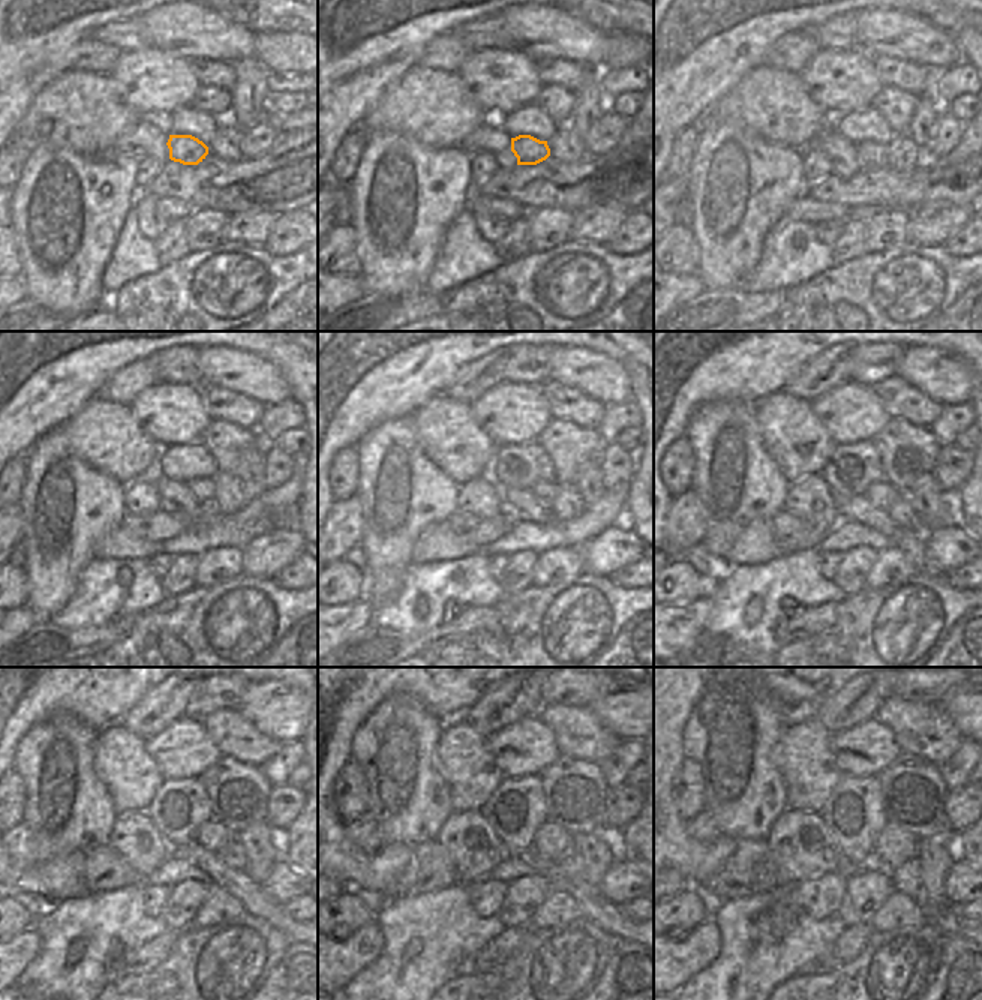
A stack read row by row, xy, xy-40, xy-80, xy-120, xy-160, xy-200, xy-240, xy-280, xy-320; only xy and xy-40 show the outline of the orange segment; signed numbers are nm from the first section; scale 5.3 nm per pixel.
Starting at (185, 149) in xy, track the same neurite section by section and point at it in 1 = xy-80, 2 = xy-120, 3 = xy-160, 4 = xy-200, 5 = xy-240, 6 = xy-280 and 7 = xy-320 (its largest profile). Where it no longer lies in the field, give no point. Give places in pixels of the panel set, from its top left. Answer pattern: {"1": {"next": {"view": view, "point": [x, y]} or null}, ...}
{"1": {"next": {"view": "xy-80", "point": [871, 156]}}, "2": {"next": {"view": "xy-120", "point": [203, 489]}}, "3": {"next": {"view": "xy-160", "point": [543, 491]}}, "4": {"next": {"view": "xy-200", "point": [882, 495]}}, "5": {"next": {"view": "xy-240", "point": [212, 835]}}, "6": {"next": {"view": "xy-280", "point": [552, 841]}}, "7": {"next": {"view": "xy-320", "point": [895, 846]}}}

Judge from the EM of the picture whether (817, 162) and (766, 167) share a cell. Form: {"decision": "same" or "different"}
{"decision": "different"}

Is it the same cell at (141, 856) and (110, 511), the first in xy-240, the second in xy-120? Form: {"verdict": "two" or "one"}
{"verdict": "two"}

